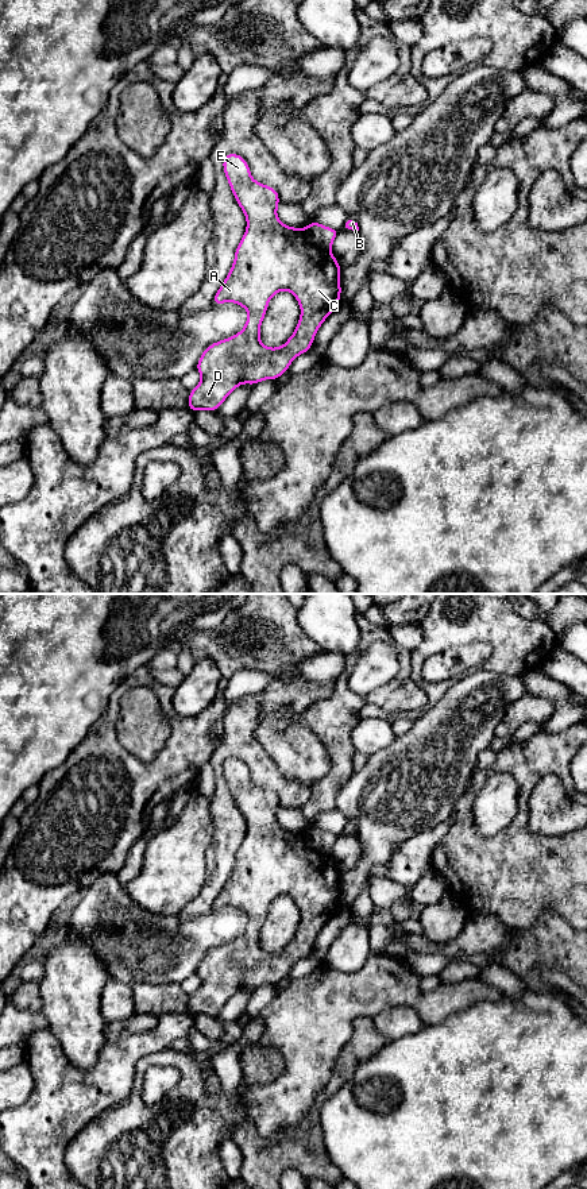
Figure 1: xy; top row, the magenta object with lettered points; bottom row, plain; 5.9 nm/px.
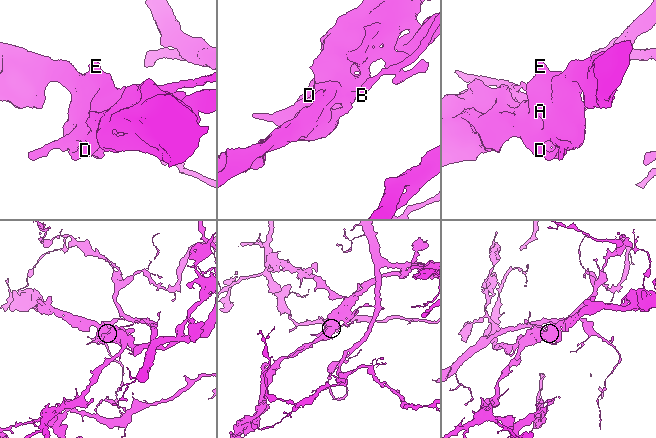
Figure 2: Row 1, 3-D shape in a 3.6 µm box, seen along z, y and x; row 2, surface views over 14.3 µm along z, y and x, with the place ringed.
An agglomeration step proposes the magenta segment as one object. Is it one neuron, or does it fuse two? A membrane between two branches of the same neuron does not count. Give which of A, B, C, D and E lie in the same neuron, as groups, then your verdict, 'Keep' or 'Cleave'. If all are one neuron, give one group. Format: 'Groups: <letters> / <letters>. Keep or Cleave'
Groups: A C D E / B. Cleave

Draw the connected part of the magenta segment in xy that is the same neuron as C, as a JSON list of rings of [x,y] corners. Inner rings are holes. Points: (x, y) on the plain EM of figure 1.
[[[227,758],[223,764],[223,773],[236,807],[246,819],[247,833],[236,852],[232,872],[212,908],[239,908],[248,916],[248,923],[240,937],[204,954],[196,972],[202,984],[189,996],[188,1014],[192,1016],[216,1016],[242,988],[256,989],[283,980],[298,960],[309,957],[320,930],[339,911],[341,900],[341,870],[337,864],[331,856],[313,850],[305,833],[285,830],[278,823],[278,796],[273,791],[255,785],[251,781],[248,767],[239,758]],[[281,895],[287,895],[296,902],[301,920],[287,946],[281,951],[270,953],[260,946],[260,929],[269,906]]]

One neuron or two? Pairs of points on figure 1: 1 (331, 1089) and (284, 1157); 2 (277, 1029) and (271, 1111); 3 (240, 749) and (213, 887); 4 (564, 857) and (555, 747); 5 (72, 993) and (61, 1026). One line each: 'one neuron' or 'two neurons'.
1: one neuron
2: one neuron
3: one neuron
4: one neuron
5: one neuron

